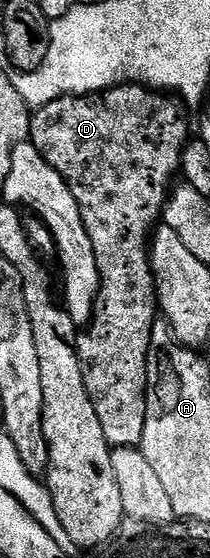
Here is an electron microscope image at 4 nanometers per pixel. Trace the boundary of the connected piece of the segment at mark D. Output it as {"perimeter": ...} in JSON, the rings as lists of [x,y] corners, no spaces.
{"perimeter":[[[121,84],[113,86],[111,90],[102,90],[99,94],[81,96],[67,94],[65,98],[54,100],[50,104],[39,107],[32,114],[32,129],[30,141],[38,152],[66,180],[70,192],[74,192],[74,200],[78,200],[82,212],[82,224],[86,224],[86,232],[90,236],[90,244],[94,244],[94,260],[98,260],[100,273],[100,291],[96,297],[96,307],[92,313],[92,320],[86,329],[79,335],[76,344],[76,353],[80,355],[80,367],[84,373],[86,392],[91,396],[94,412],[98,412],[98,424],[102,424],[102,432],[106,436],[108,445],[113,448],[122,446],[139,447],[142,432],[146,428],[146,400],[148,399],[148,353],[152,347],[152,329],[158,320],[158,303],[156,300],[156,278],[152,274],[152,255],[150,253],[150,235],[155,231],[161,221],[164,208],[169,200],[170,191],[180,174],[180,161],[184,147],[190,141],[188,135],[188,118],[184,115],[185,107],[175,97],[164,92],[157,92],[139,84]]]}

